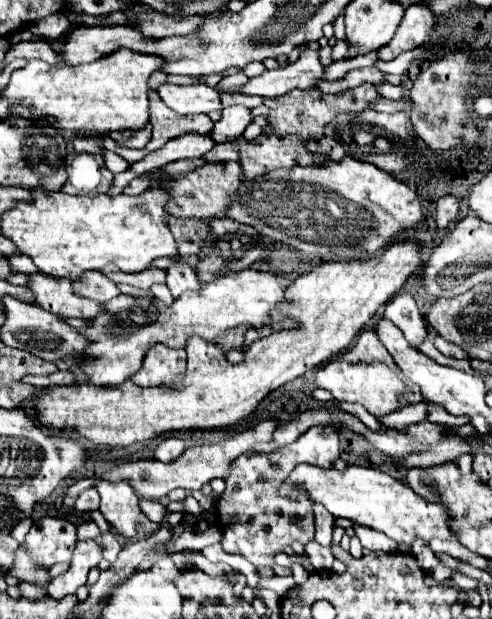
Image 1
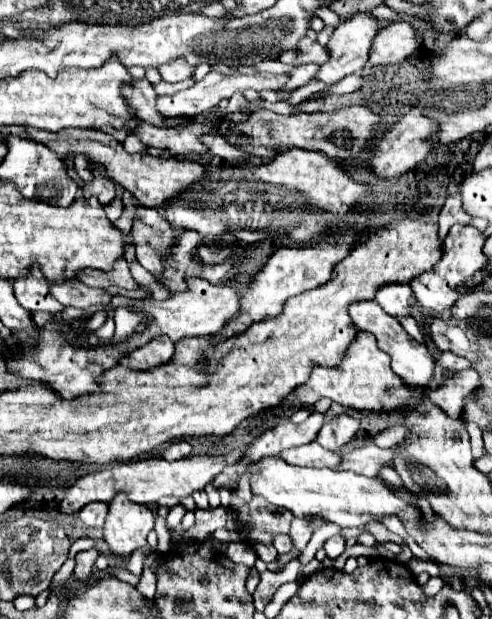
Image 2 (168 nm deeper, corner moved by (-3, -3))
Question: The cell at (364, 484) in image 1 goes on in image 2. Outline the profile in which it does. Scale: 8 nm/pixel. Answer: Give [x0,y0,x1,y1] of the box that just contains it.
[248,457,420,527]

